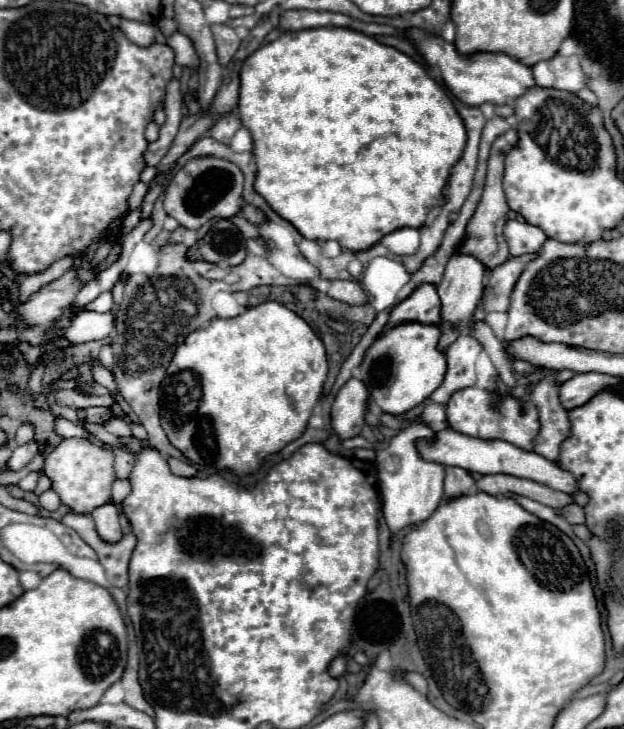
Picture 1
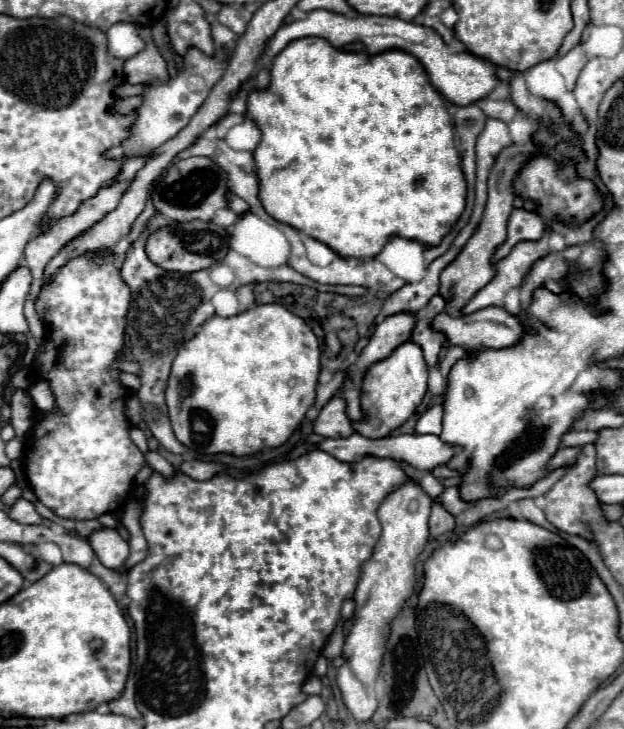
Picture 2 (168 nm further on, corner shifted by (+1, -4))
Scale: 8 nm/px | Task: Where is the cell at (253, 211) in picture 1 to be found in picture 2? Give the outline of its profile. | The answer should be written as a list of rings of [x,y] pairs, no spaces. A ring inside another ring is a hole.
[[[227,194],[227,206],[235,212],[235,214],[241,214],[241,212],[247,212],[249,210],[249,206],[245,204],[245,200],[241,200],[239,196],[235,196],[235,194]]]

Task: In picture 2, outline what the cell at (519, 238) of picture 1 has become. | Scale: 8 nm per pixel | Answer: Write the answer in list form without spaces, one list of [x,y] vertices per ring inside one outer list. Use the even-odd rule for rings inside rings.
[[[517,208],[507,224],[507,238],[503,244],[495,248],[493,262],[505,258],[509,254],[509,248],[517,244],[517,240],[539,240],[545,232],[545,222],[537,212],[529,212],[523,208]]]

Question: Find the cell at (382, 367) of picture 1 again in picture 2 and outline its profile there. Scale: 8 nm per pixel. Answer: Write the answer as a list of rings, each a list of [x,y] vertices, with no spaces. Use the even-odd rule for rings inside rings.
[[[413,342],[401,344],[389,358],[373,364],[363,378],[361,410],[365,420],[353,422],[353,430],[365,438],[385,438],[395,428],[405,424],[421,404],[427,390],[427,374],[423,352]]]

